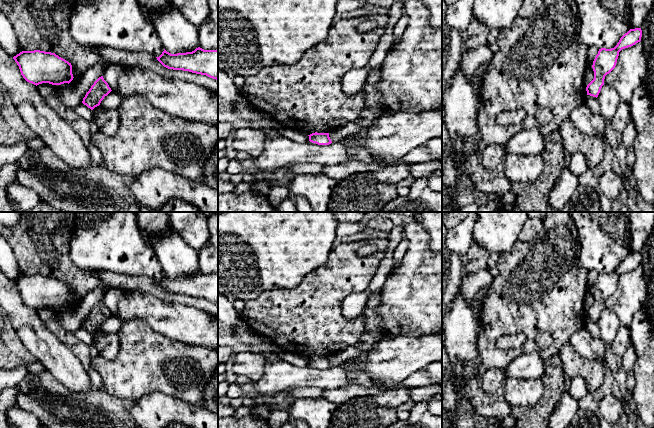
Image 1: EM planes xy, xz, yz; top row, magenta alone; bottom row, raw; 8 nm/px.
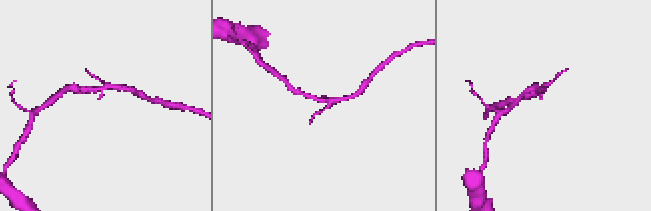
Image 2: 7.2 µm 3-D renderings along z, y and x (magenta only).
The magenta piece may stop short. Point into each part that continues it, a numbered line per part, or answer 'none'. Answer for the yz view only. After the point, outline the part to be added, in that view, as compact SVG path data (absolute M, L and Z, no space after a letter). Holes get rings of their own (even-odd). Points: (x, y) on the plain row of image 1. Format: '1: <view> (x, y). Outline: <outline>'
none

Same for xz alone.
none

